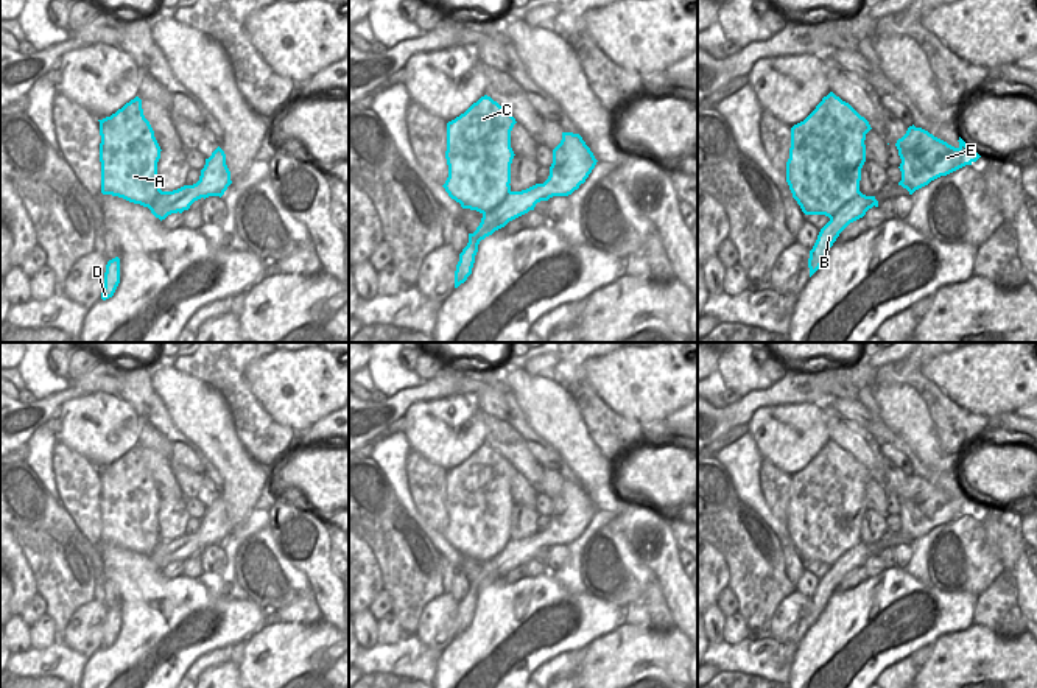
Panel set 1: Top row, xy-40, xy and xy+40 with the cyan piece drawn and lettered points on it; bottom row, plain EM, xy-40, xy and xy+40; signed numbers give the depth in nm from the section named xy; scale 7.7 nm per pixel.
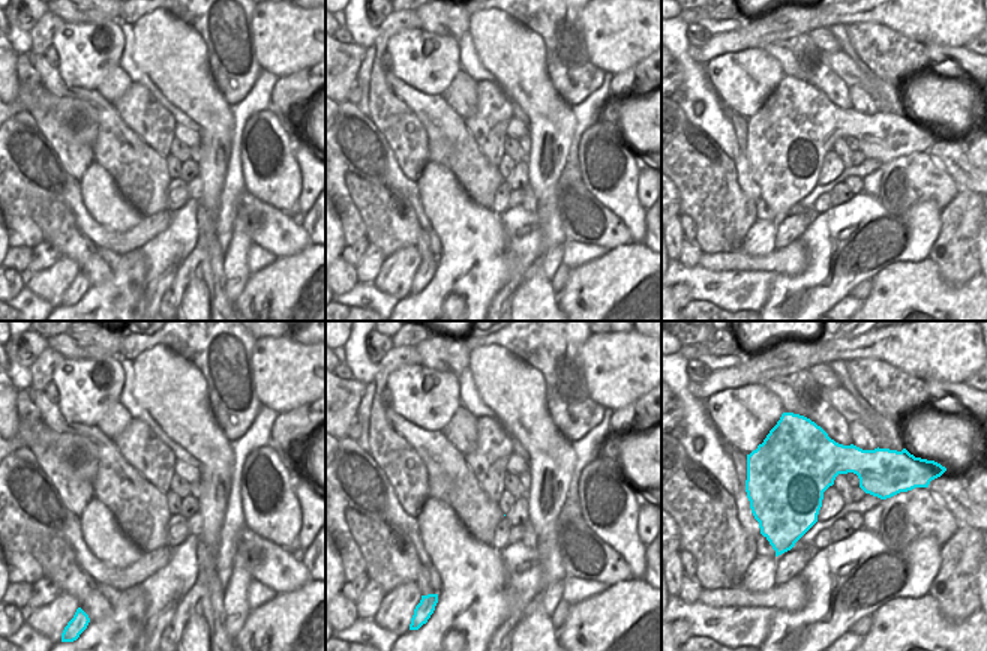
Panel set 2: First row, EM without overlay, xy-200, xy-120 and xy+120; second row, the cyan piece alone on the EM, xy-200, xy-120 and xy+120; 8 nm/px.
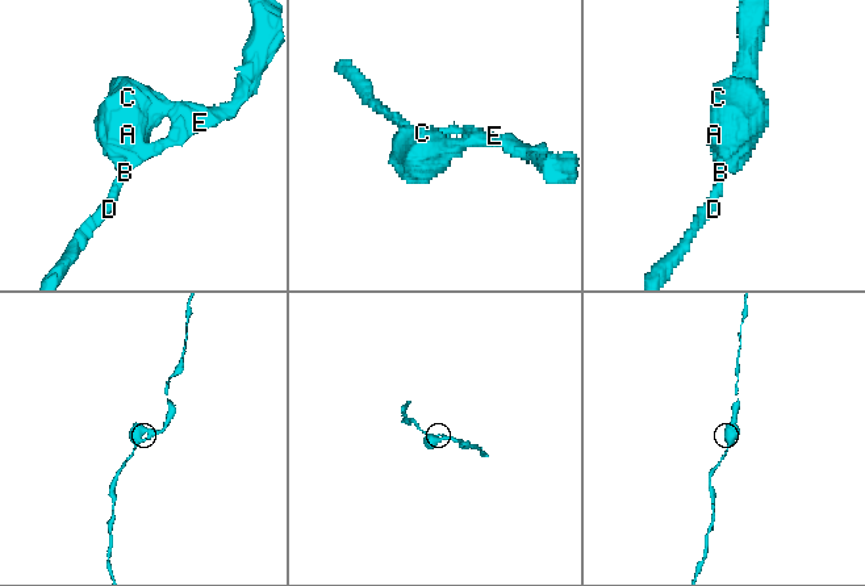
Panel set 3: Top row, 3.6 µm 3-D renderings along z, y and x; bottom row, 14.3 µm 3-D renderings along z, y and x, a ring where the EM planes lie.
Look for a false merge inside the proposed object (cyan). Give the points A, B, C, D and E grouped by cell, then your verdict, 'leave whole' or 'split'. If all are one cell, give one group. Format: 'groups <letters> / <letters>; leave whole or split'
groups A B C D E; leave whole

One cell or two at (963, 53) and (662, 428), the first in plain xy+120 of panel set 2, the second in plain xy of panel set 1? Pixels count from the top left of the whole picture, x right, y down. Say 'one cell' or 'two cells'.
one cell

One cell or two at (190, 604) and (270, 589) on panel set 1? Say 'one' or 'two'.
two

